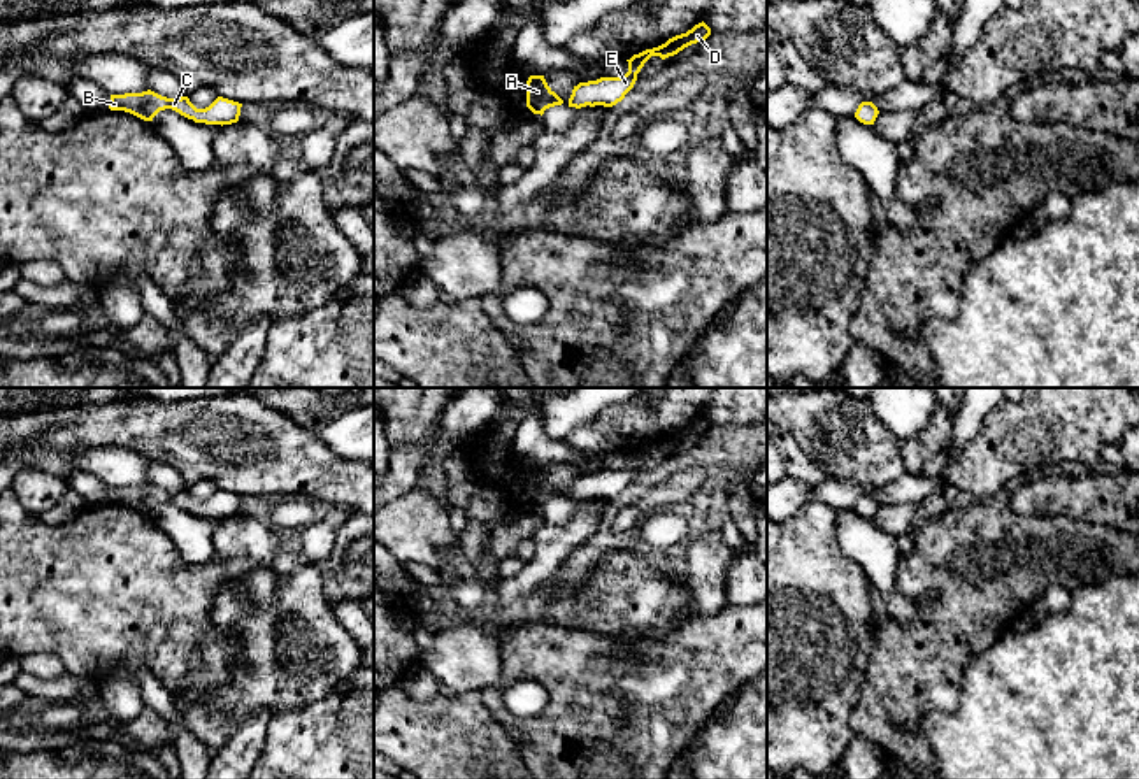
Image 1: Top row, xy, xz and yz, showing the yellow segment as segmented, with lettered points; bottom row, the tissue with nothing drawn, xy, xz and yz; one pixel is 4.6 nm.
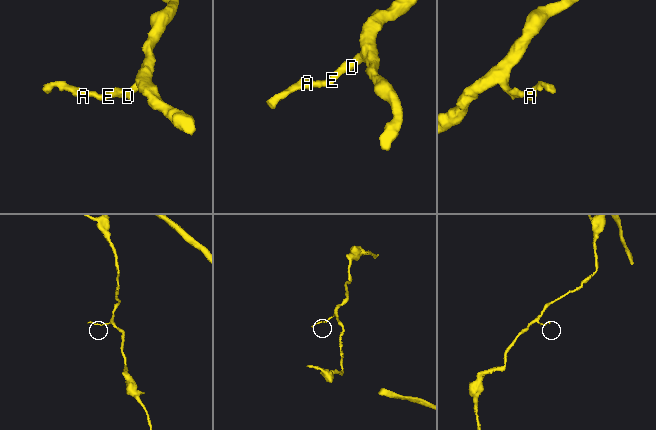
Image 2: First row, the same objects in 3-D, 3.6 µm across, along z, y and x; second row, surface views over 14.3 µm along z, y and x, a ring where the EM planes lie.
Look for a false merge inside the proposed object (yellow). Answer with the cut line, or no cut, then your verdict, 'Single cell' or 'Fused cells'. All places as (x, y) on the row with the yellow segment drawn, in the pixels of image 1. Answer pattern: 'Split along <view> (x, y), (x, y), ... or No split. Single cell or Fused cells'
No split. Single cell

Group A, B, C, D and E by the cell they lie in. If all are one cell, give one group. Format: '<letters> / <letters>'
A B C D E

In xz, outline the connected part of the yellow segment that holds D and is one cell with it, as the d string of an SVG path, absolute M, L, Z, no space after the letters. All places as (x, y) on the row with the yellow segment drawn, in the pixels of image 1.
M702 21L695 25L686 33L669 39L665 44L646 49L634 54L628 61L628 72L620 77L600 77L597 81L579 82L574 86L569 98L569 107L612 107L625 98L625 95L634 88L637 74L651 56L660 56L662 60L677 54L684 47L702 42L711 35L711 28Z

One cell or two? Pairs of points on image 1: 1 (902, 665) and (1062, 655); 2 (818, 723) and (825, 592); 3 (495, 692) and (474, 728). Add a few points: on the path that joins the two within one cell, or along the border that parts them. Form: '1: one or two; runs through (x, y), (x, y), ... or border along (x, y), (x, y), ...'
1: two; border along (997, 634), (966, 664), (960, 699), (957, 702)
2: one; runs through (820, 690), (820, 625)
3: two; border along (481, 700), (513, 737)

